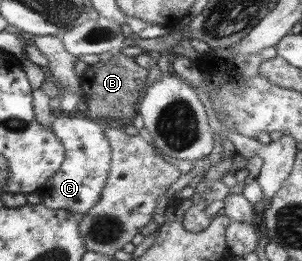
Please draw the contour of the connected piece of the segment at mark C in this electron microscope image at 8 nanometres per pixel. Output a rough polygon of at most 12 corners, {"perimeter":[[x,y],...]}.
{"perimeter":[[53,117],[60,167],[35,190],[47,208],[83,214],[110,163],[104,127]]}

